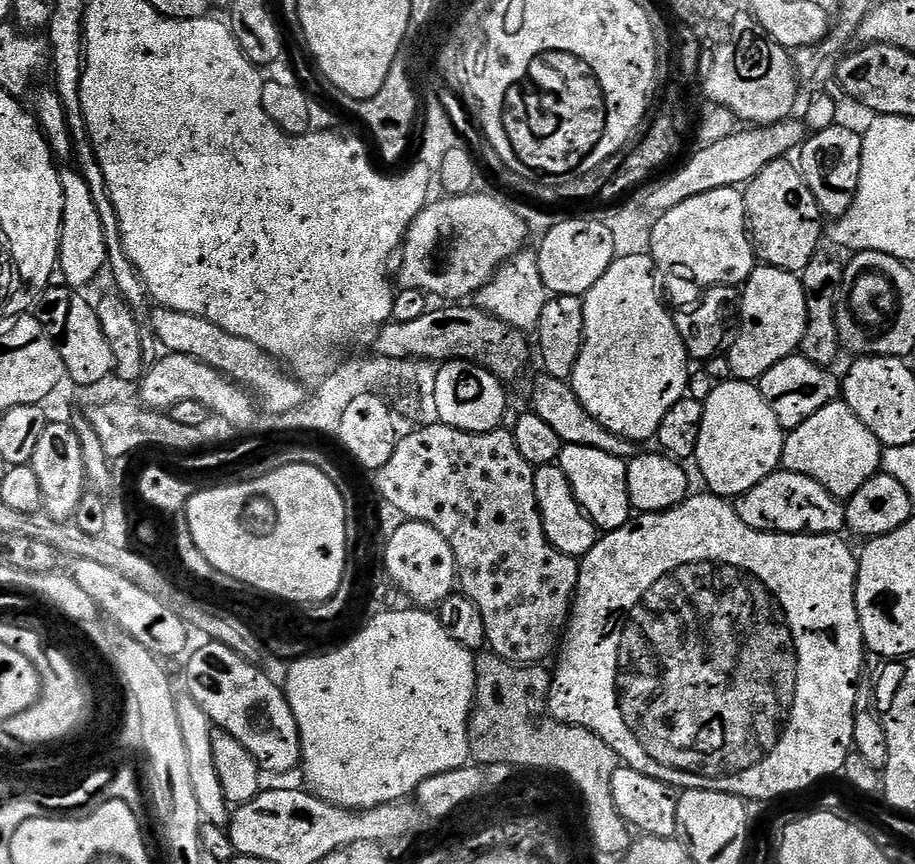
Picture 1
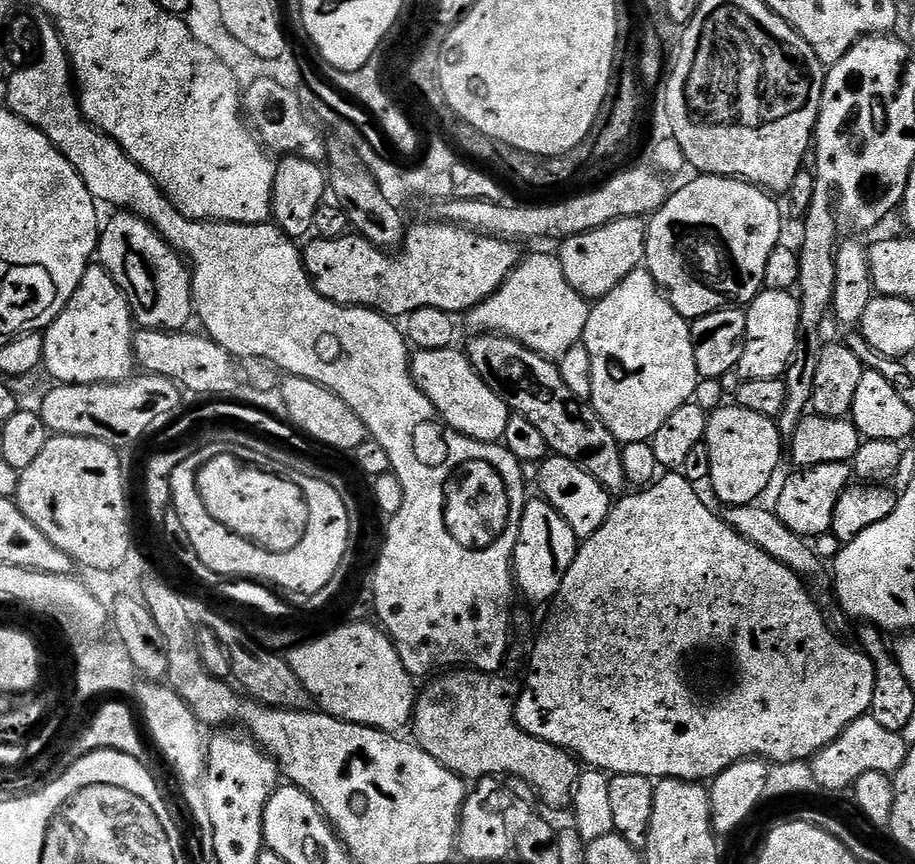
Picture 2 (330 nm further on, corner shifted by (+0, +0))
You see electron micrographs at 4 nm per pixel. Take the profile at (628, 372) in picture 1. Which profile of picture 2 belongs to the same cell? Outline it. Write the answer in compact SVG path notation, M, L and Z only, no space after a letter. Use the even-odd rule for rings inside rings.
M641 266L635 268L630 274L626 274L626 278L622 278L622 282L618 282L618 286L614 286L614 290L610 290L610 294L601 296L591 305L582 343L586 346L592 363L592 399L590 401L592 409L599 414L600 421L610 430L610 434L614 434L614 438L619 440L621 445L651 441L652 436L658 434L662 422L666 422L666 418L670 418L670 414L674 414L674 410L678 410L678 406L689 403L693 399L698 377L694 366L692 325L678 314L678 310L674 310L667 295L658 287L654 277L648 273L647 267Z

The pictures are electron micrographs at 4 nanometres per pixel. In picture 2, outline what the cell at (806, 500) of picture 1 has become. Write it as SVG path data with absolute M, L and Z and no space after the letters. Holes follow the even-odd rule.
M830 462L826 466L814 466L793 473L793 476L780 488L780 497L774 504L776 516L789 530L800 537L815 538L829 535L838 500L854 480L851 463Z

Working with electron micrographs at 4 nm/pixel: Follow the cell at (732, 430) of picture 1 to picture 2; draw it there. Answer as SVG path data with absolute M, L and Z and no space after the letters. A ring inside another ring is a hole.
M735 402L729 404L708 417L708 476L722 505L751 505L760 500L780 464L782 437L776 420L754 414L754 410L746 410Z

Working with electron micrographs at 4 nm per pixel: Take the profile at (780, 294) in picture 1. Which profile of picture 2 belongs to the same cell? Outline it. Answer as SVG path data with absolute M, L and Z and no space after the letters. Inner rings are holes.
M764 288L747 305L746 311L746 342L736 371L741 381L779 380L787 372L788 363L796 356L796 347L800 344L800 301L792 292Z

